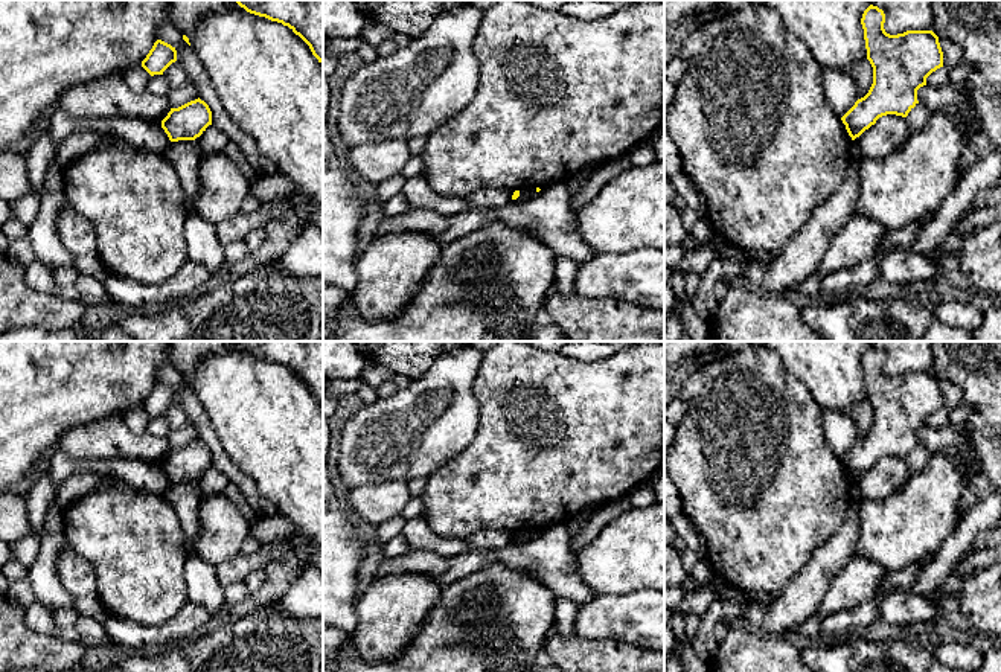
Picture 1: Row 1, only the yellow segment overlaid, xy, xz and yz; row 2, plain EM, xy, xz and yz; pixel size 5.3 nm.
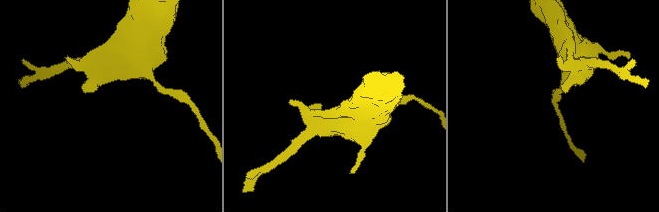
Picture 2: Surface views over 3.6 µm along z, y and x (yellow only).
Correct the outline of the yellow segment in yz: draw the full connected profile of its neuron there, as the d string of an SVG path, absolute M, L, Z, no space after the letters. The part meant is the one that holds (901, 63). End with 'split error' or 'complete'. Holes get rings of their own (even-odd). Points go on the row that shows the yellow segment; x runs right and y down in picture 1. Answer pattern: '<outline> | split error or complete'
M870 5L861 18L867 59L873 67L873 84L868 93L858 99L855 105L841 117L852 140L859 137L876 120L887 114L907 117L919 104L917 90L926 85L926 78L943 67L943 52L939 37L932 30L907 30L890 35L884 29L885 14L878 6Z | complete

